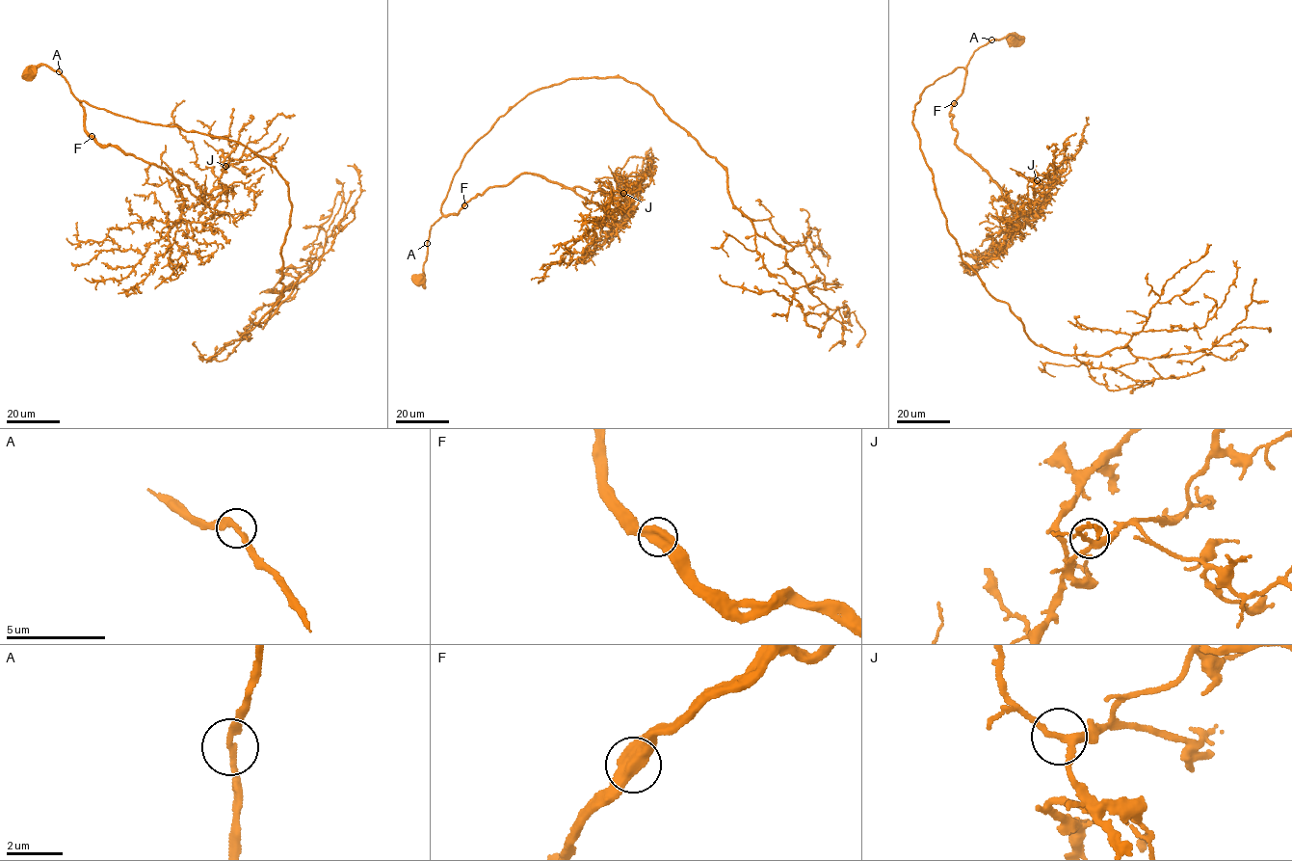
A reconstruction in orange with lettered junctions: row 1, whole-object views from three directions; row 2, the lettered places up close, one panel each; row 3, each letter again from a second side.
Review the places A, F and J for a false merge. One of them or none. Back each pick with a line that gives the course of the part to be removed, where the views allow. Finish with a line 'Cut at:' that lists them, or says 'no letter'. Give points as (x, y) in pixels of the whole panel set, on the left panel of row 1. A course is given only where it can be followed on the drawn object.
Cut at: no letter

